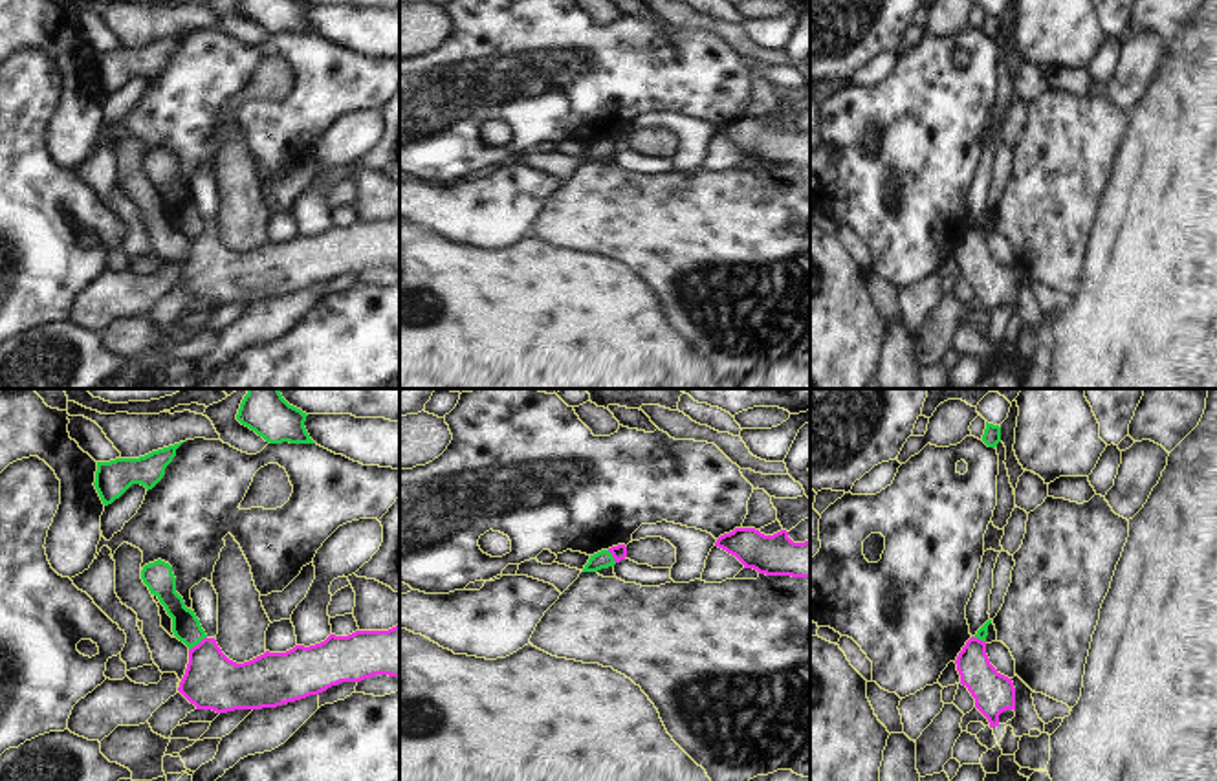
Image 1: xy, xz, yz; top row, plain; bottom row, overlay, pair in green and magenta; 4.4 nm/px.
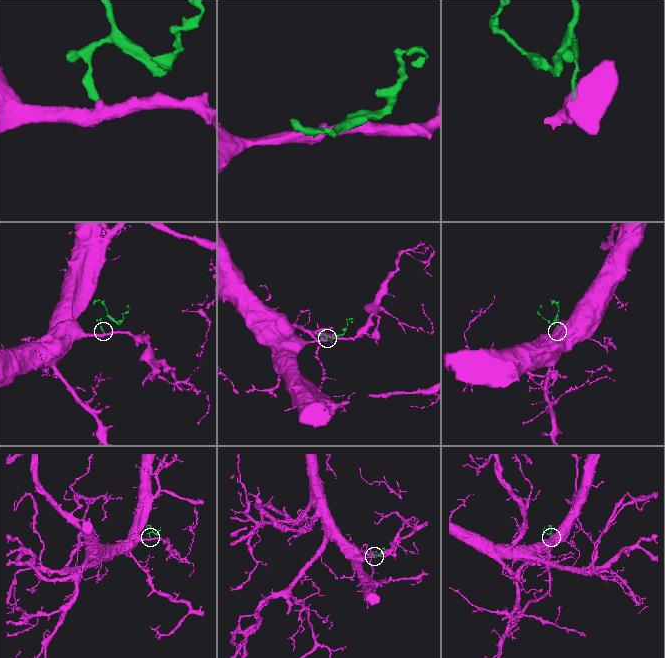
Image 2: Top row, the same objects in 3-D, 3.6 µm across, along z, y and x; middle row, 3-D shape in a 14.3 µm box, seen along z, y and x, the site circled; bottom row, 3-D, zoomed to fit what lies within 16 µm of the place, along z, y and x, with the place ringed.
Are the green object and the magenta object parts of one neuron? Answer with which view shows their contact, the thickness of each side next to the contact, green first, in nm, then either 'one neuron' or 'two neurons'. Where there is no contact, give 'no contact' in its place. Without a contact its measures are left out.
contact in xy; calibres 120 and 240 nm; two neurons

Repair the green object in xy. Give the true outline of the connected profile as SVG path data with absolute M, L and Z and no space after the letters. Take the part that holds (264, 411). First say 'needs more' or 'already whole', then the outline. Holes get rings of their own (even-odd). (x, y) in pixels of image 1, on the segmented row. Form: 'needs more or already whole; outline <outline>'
already whole; outline M247 389L236 420L269 444L315 444L304 427L306 416L279 389Z

